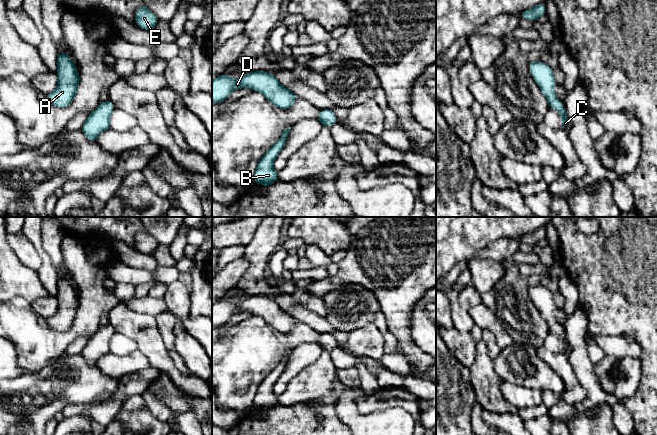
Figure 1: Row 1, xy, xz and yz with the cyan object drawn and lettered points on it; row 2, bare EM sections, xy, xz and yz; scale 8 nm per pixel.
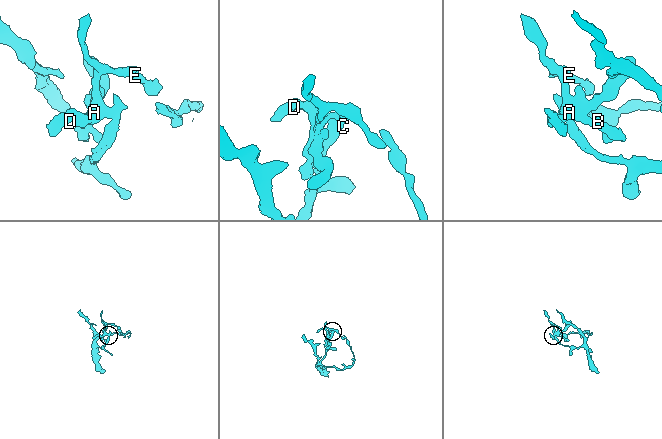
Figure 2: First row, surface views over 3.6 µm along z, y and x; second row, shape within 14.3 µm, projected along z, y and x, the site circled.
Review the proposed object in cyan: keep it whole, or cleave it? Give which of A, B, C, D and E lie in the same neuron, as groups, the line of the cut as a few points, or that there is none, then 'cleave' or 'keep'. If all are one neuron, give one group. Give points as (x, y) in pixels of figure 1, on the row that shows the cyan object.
A B C D E | no cut | keep

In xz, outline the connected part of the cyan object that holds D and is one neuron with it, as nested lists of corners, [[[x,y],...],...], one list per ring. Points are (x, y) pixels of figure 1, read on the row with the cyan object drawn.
[[[252,71],[241,80],[235,80],[228,74],[212,81],[212,103],[223,102],[233,91],[249,88],[262,93],[274,106],[287,111],[299,98],[282,86],[279,80],[269,72]]]

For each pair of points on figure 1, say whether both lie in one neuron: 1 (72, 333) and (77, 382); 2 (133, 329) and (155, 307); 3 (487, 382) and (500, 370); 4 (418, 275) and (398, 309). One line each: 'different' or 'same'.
1: different
2: different
3: different
4: same

